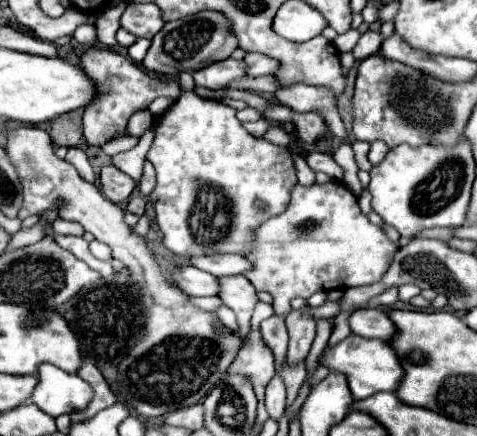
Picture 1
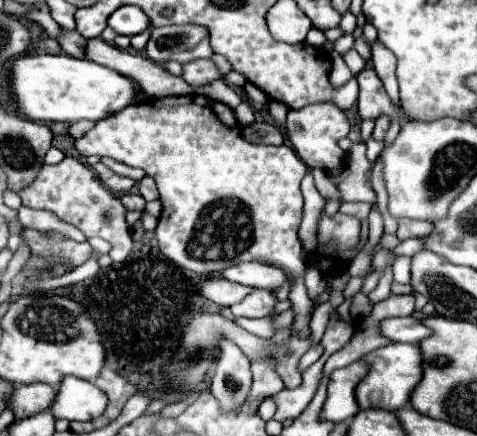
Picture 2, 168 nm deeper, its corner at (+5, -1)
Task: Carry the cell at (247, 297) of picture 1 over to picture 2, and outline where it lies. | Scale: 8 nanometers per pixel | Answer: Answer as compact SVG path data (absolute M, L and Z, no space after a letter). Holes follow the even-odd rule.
M253 289L245 301L231 305L231 311L235 317L267 317L273 315L275 297L267 289Z

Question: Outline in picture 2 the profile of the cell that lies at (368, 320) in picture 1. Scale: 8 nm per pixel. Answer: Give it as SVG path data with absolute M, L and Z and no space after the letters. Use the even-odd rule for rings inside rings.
M417 317L385 319L379 325L379 333L391 341L403 341L403 343L417 343L431 335L431 331L425 325L421 325Z

